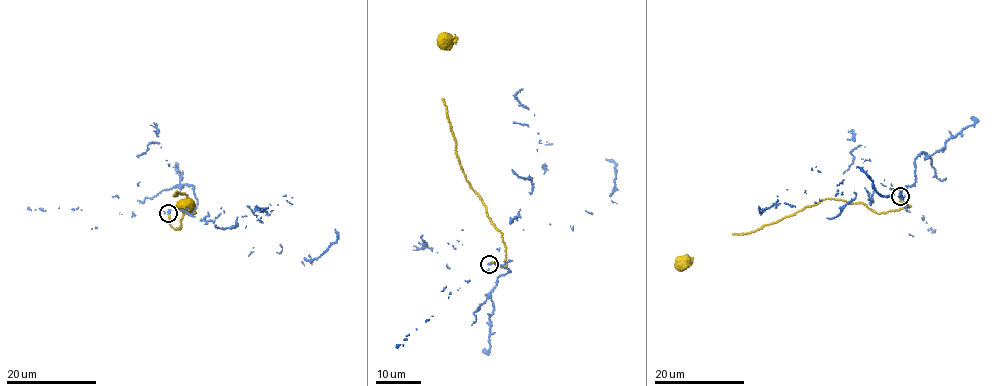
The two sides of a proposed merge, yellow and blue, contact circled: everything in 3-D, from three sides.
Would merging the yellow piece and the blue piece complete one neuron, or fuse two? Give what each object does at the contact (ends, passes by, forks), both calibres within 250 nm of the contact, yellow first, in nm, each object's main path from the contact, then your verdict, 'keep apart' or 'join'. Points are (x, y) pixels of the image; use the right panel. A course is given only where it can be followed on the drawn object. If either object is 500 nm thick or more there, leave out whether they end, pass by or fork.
yellow ends there; blue ends there; 280 nm thick on the yellow side, 360 nm on the other; yellow runs (900, 197), (910, 206), (881, 213), (862, 204), (825, 199), (749, 233), (734, 233), (679, 264); blue runs (900, 196), (906, 186), (871, 201), (884, 180), (904, 201), (858, 166); keep apart

